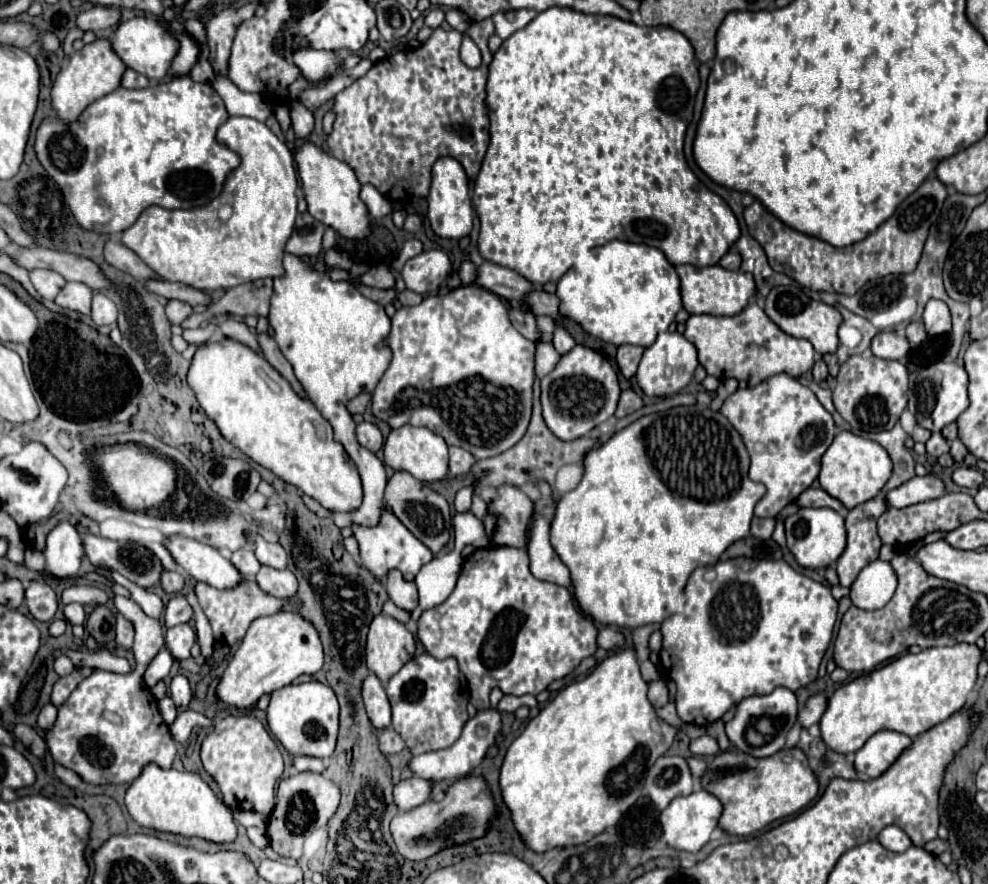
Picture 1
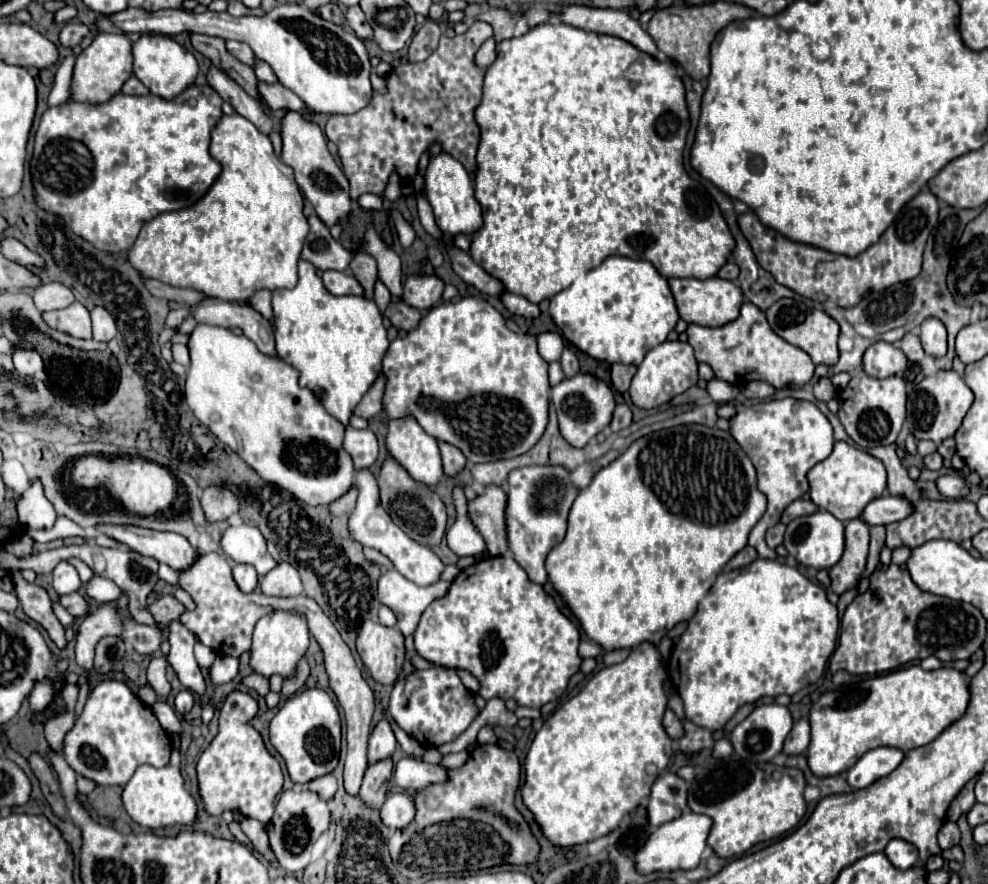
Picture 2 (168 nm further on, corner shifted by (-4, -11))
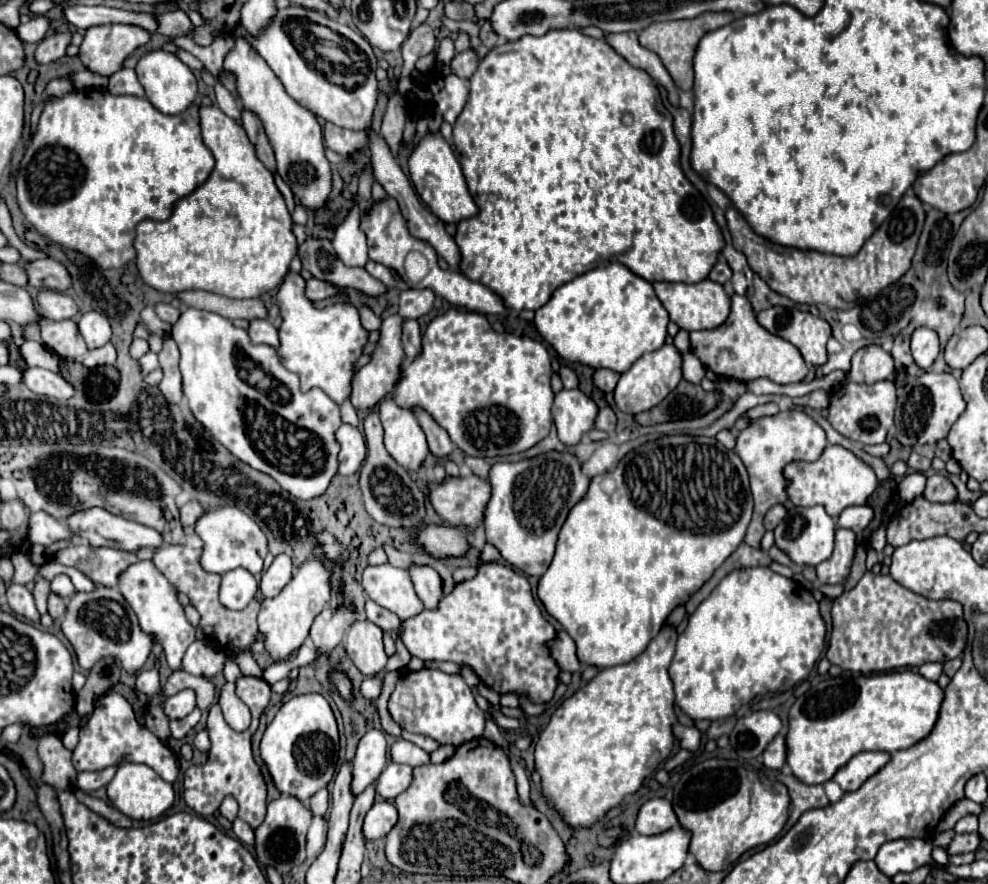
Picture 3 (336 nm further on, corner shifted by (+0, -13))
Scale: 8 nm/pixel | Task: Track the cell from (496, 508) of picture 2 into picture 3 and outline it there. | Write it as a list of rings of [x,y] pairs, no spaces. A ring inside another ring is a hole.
[[[477,475],[445,477],[441,483],[429,483],[429,503],[437,515],[449,525],[463,525],[475,531],[483,519],[483,509],[489,501],[491,487]]]

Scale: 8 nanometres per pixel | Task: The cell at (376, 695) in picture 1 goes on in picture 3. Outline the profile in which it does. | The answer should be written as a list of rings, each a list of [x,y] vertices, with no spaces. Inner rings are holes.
[[[369,729],[361,737],[353,757],[353,781],[351,781],[353,795],[359,795],[361,791],[365,791],[367,785],[375,783],[381,771],[385,769],[385,763],[387,763],[385,733],[379,729]]]

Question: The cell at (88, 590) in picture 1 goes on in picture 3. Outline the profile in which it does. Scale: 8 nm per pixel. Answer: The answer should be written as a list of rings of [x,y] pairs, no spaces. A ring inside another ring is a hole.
[[[49,593],[49,599],[47,599],[47,611],[49,611],[49,615],[57,621],[57,619],[61,619],[63,615],[65,615],[65,601],[59,597],[59,595],[55,595],[55,593]]]

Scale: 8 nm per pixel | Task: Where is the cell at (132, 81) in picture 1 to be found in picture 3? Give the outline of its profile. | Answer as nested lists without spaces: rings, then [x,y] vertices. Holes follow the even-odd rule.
[[[119,69],[109,77],[109,87],[113,95],[135,95],[135,97],[145,97],[145,91],[141,83],[137,81],[137,75],[133,69]]]

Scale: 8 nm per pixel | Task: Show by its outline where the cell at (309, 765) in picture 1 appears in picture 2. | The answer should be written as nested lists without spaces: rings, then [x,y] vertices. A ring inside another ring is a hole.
[[[327,773],[327,775],[323,775],[323,777],[313,779],[313,781],[309,783],[309,789],[315,791],[315,793],[319,793],[325,801],[329,801],[329,799],[333,797],[333,793],[337,791],[337,779],[335,779],[331,773]]]

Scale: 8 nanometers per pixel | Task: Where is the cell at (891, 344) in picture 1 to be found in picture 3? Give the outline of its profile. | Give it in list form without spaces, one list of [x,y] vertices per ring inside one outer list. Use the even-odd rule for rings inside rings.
[[[869,345],[853,355],[849,379],[853,383],[877,383],[893,375],[893,371],[893,357],[879,345]]]

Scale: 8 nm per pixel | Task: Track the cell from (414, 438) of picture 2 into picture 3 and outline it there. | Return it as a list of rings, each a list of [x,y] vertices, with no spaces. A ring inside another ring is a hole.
[[[383,399],[379,417],[385,429],[387,453],[405,469],[419,469],[427,457],[427,441],[423,429],[409,409],[399,407],[393,399]]]

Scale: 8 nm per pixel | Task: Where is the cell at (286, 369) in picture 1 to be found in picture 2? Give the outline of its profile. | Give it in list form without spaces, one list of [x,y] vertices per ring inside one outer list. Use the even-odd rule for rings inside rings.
[[[205,297],[199,305],[191,305],[191,315],[197,323],[227,327],[227,329],[241,329],[245,337],[249,337],[257,349],[269,357],[277,357],[273,327],[271,323],[253,311],[249,305],[239,303],[223,303],[213,297]]]

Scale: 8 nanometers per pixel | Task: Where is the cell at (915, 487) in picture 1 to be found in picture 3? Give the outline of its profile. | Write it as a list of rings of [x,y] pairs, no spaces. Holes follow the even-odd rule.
[[[859,505],[859,507],[847,507],[841,511],[841,515],[837,517],[837,527],[843,529],[851,529],[855,533],[863,531],[869,521],[873,519],[873,509],[867,505]]]

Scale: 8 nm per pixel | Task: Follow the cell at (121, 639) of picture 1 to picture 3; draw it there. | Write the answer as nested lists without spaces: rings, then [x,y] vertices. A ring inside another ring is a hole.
[[[69,545],[55,555],[55,561],[79,569],[97,585],[117,587],[117,575],[139,559],[135,553],[111,547],[93,549],[91,545]]]

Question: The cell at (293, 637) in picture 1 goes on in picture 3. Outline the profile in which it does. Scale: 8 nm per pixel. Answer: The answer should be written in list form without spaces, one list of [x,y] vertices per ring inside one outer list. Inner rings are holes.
[[[321,531],[315,535],[315,547],[311,551],[311,557],[301,563],[293,579],[283,587],[283,591],[271,599],[261,601],[261,611],[259,611],[259,631],[265,633],[265,649],[271,657],[275,659],[287,659],[295,649],[303,645],[303,641],[309,635],[311,623],[315,621],[315,615],[319,615],[329,599],[331,599],[331,575],[335,567],[341,567],[343,561],[347,559],[347,547],[339,543],[331,533]]]

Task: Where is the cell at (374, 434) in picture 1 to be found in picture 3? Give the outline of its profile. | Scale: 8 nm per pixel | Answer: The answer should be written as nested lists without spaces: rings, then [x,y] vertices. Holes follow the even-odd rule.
[[[343,423],[337,433],[335,433],[335,439],[341,447],[339,451],[339,475],[353,475],[359,471],[363,459],[365,459],[365,453],[367,453],[367,447],[365,447],[365,439],[363,439],[363,433],[353,427],[353,425],[347,425]]]

